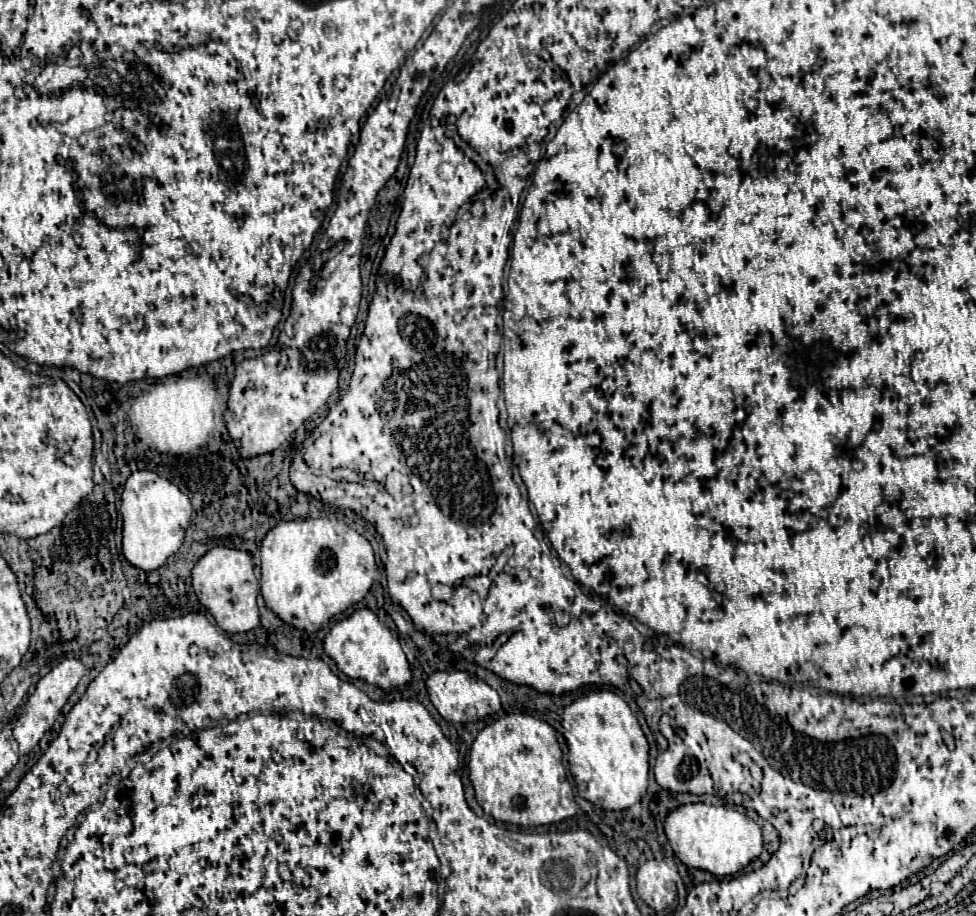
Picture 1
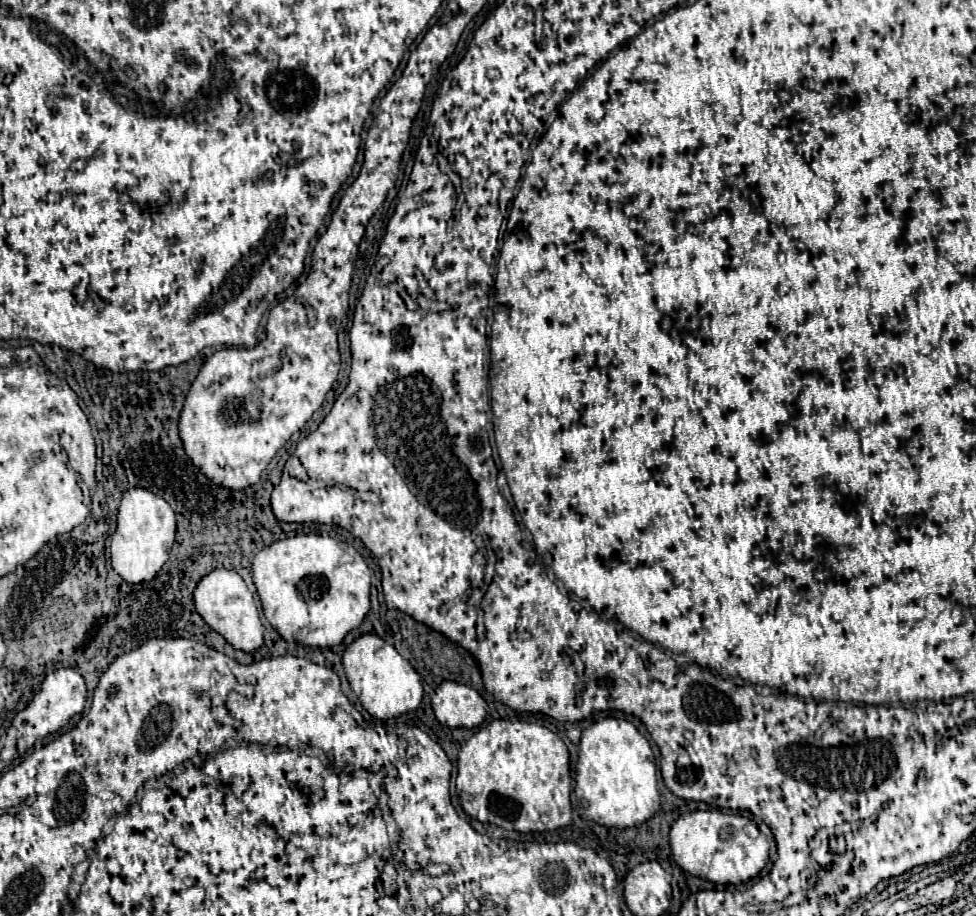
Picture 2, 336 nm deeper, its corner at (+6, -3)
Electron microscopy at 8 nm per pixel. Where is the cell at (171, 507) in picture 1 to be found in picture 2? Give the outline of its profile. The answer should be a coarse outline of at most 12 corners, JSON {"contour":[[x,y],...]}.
{"contour":[[144,487],[124,491],[112,569],[154,579],[170,557],[176,513]]}

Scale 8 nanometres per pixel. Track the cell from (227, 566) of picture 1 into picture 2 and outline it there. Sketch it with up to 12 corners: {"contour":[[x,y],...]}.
{"contour":[[214,569],[194,589],[210,629],[234,649],[262,645],[264,625],[244,579]]}

